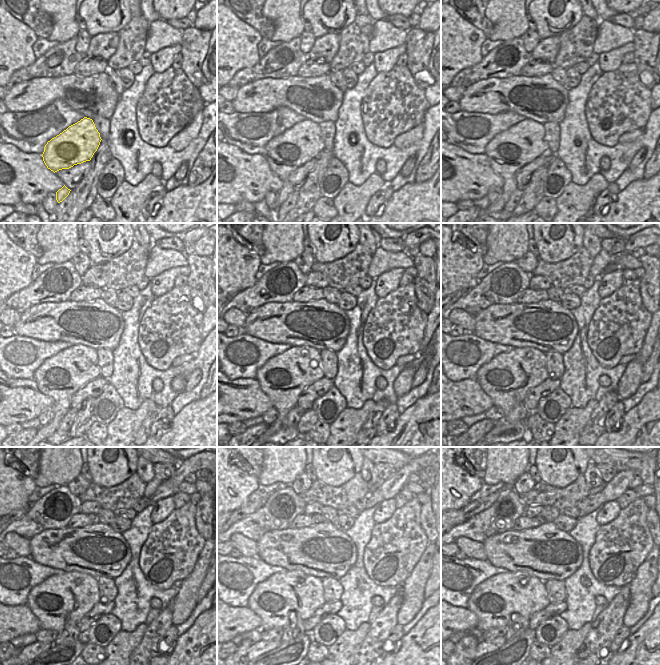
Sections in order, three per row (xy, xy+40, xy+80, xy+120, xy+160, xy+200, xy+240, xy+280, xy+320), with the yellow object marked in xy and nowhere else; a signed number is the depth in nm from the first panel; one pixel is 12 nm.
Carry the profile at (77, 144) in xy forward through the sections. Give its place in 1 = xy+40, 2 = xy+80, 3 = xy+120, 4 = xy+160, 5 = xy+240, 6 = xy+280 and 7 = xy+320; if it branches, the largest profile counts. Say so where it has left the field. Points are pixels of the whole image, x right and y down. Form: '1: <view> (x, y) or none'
1: xy+40 (299, 144)
2: xy+80 (519, 145)
3: xy+120 (60, 376)
4: xy+160 (283, 378)
5: xy+240 (64, 599)
6: xy+280 (273, 600)
7: xy+320 (494, 600)

